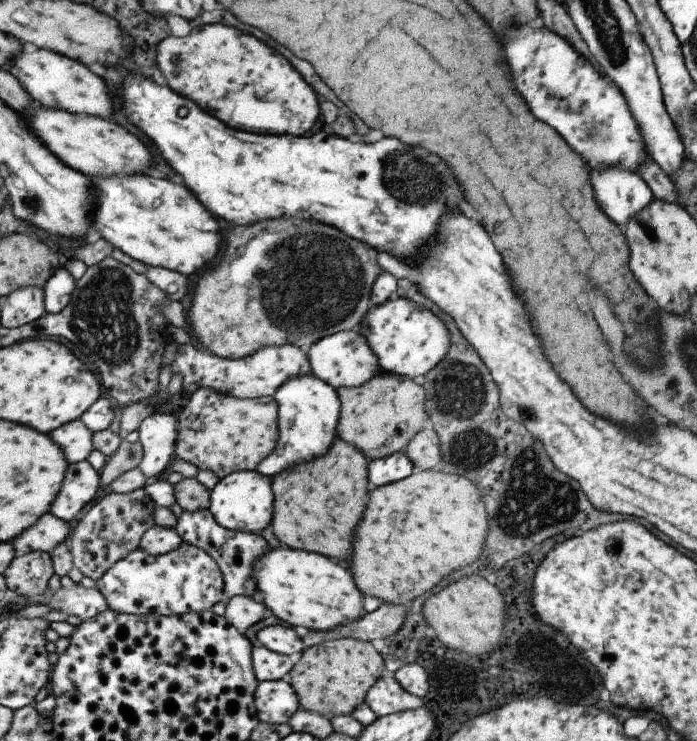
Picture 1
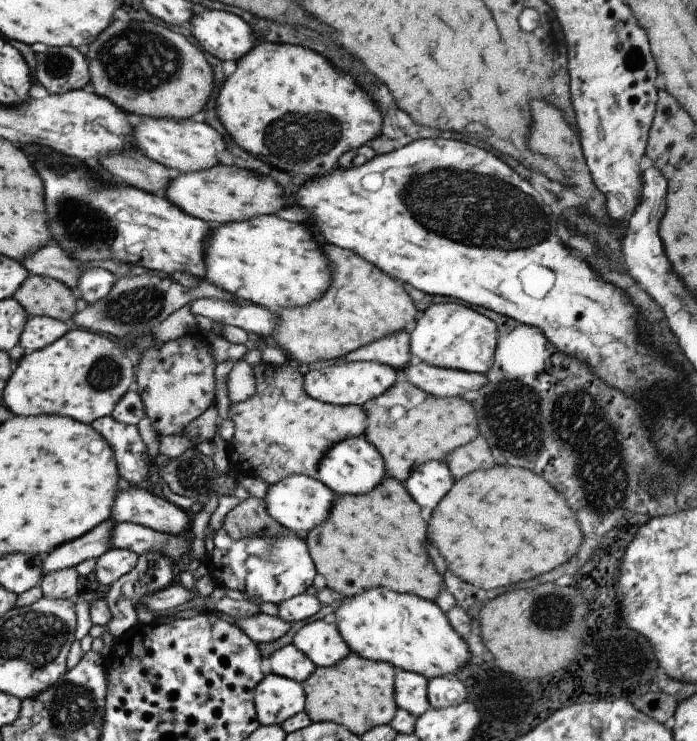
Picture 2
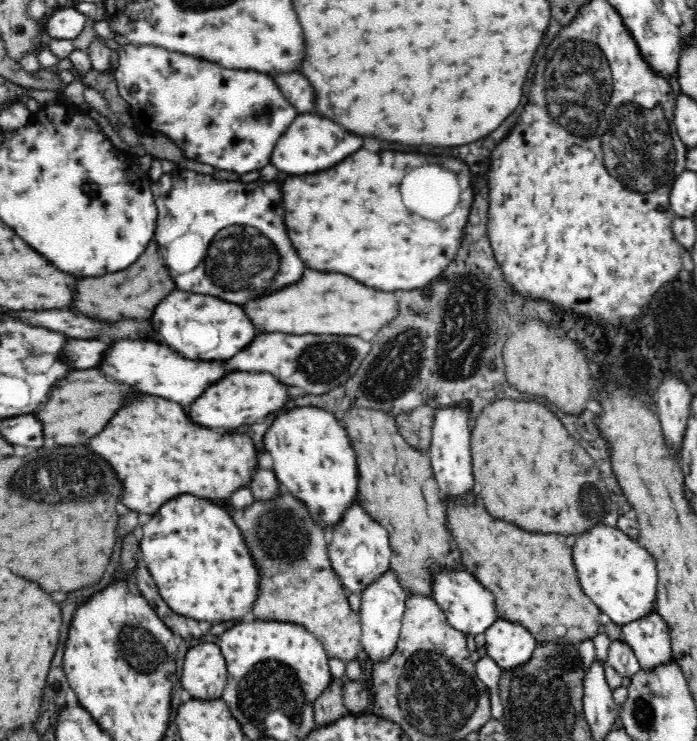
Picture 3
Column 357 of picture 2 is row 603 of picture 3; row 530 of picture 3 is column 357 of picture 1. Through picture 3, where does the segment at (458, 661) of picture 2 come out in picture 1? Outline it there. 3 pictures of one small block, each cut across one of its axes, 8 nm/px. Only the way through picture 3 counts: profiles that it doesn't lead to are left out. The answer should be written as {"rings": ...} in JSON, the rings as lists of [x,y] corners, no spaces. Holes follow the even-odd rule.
{"rings":[[[281,546],[277,549],[266,547],[264,554],[252,565],[256,580],[255,598],[289,626],[303,626],[309,631],[330,631],[345,623],[358,621],[366,612],[363,610],[362,594],[347,568],[323,558]]]}

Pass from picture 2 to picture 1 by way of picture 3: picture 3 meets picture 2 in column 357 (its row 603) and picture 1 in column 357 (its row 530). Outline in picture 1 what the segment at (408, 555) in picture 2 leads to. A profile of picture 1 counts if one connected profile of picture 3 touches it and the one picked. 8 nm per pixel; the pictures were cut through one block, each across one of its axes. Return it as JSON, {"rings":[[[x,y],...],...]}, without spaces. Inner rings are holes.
{"rings":[[[336,438],[325,456],[317,462],[307,462],[305,466],[293,465],[293,470],[285,470],[271,479],[273,514],[270,520],[273,534],[284,547],[296,551],[317,552],[327,558],[349,560],[353,552],[353,528],[361,520],[367,504],[367,463],[368,461],[353,445]]]}

